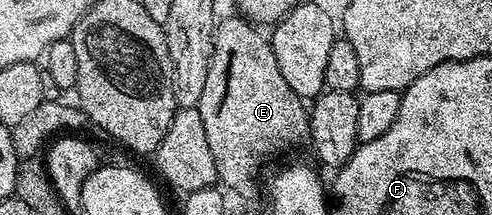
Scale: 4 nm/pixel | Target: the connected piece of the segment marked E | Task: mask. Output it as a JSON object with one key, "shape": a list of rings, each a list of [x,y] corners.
{"shape":[[[235,16],[228,20],[220,19],[216,23],[213,54],[209,58],[209,75],[205,78],[198,110],[201,123],[205,126],[209,151],[213,153],[213,166],[217,166],[218,183],[224,189],[232,188],[239,196],[251,196],[255,192],[259,167],[269,163],[278,152],[293,147],[302,136],[304,139],[308,135],[309,108],[297,94],[293,94],[293,90],[289,90],[285,78],[281,78],[281,70],[277,70],[277,58],[273,58],[270,39],[266,35],[262,36],[259,33],[262,31],[254,23]]]}

